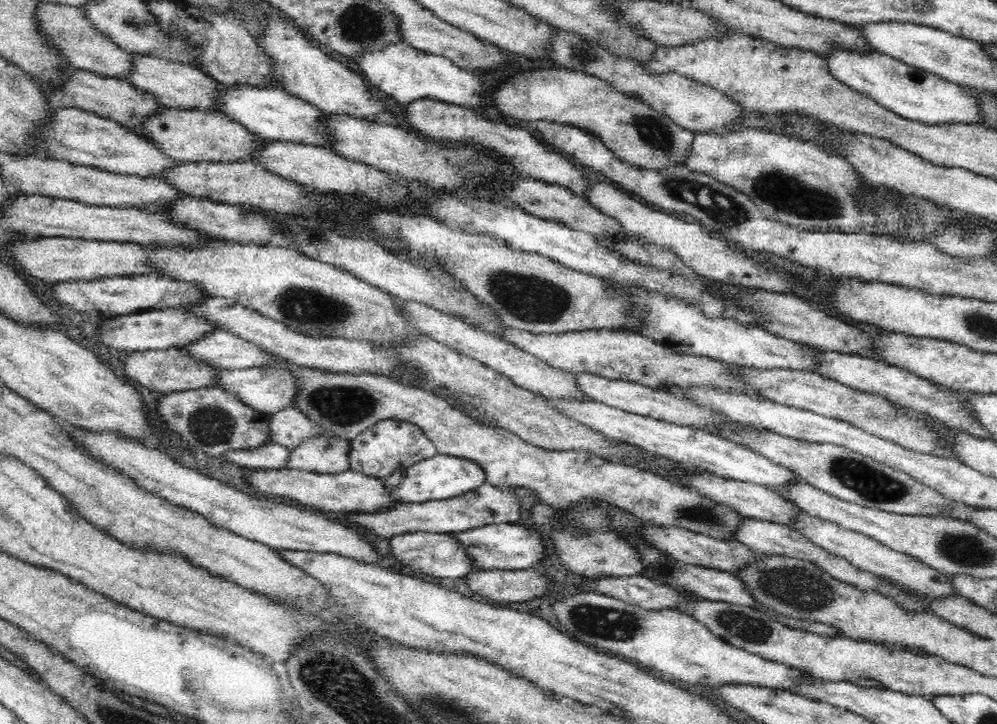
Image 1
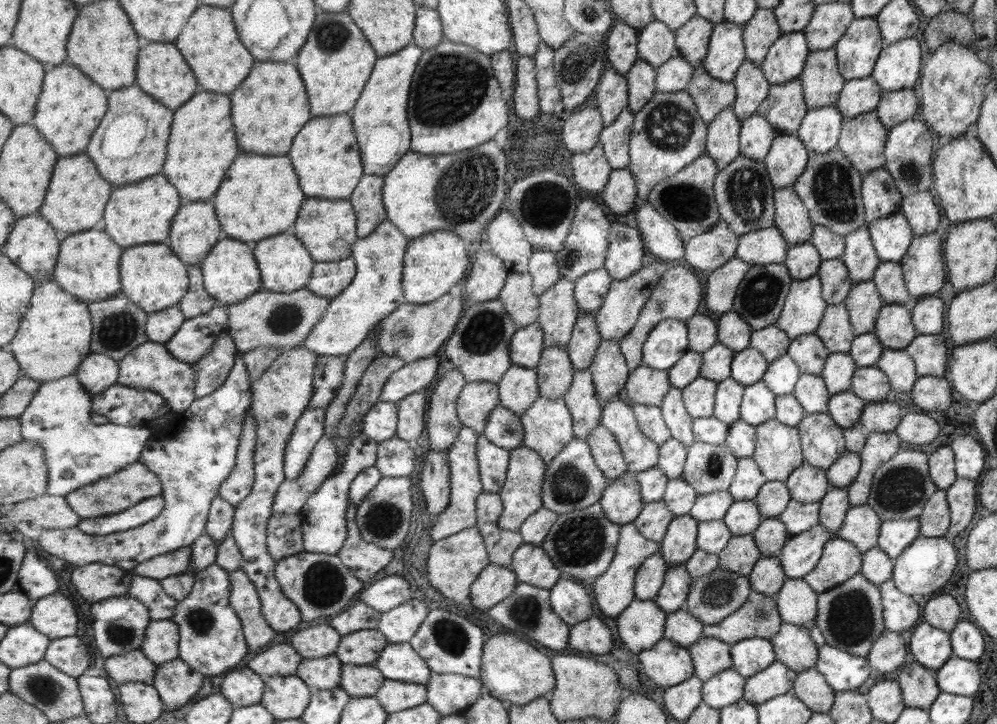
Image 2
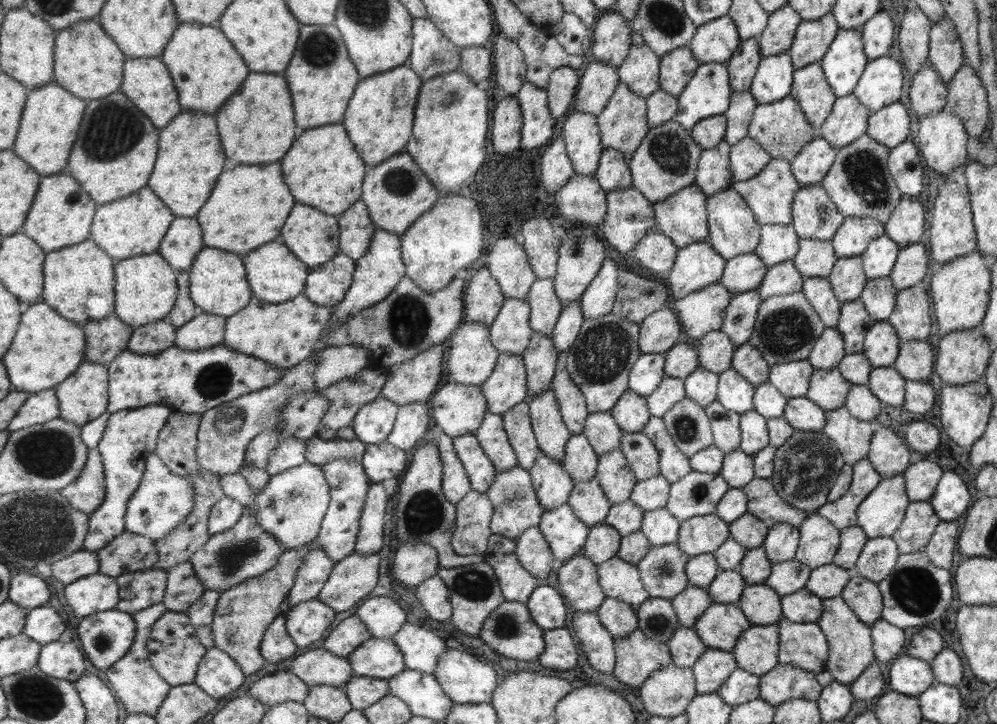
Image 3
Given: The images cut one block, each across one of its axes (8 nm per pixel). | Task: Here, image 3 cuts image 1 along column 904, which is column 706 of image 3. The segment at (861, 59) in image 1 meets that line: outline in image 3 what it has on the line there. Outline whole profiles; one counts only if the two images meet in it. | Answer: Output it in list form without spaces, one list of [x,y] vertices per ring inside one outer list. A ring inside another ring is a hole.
[[[700,63],[689,85],[678,96],[679,112],[675,120],[691,132],[697,121],[722,115],[732,93],[725,63]]]

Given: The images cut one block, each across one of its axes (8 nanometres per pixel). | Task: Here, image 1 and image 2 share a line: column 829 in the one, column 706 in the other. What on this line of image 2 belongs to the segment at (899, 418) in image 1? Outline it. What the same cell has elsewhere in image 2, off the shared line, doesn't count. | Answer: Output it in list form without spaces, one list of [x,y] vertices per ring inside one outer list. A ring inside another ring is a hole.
[[[701,376],[684,388],[683,401],[692,418],[711,417],[717,383]]]

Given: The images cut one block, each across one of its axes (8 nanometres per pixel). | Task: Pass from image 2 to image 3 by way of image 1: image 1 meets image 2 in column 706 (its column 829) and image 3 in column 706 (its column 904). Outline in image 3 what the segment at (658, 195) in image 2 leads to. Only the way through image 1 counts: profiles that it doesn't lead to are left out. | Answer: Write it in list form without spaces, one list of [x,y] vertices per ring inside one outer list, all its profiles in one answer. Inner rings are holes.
[[[695,184],[686,186],[669,198],[654,204],[657,228],[673,239],[679,248],[703,240],[705,226],[705,193]]]

